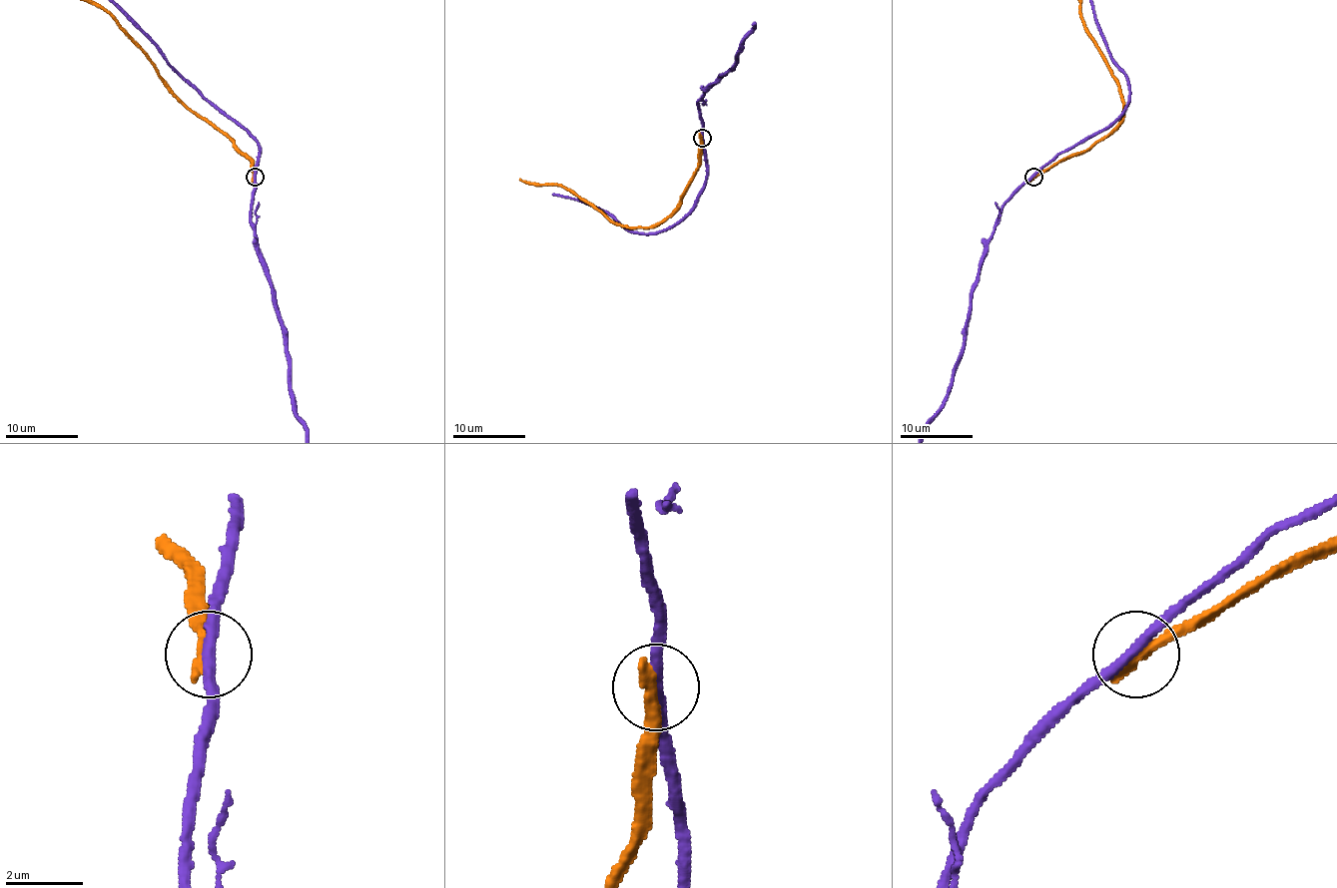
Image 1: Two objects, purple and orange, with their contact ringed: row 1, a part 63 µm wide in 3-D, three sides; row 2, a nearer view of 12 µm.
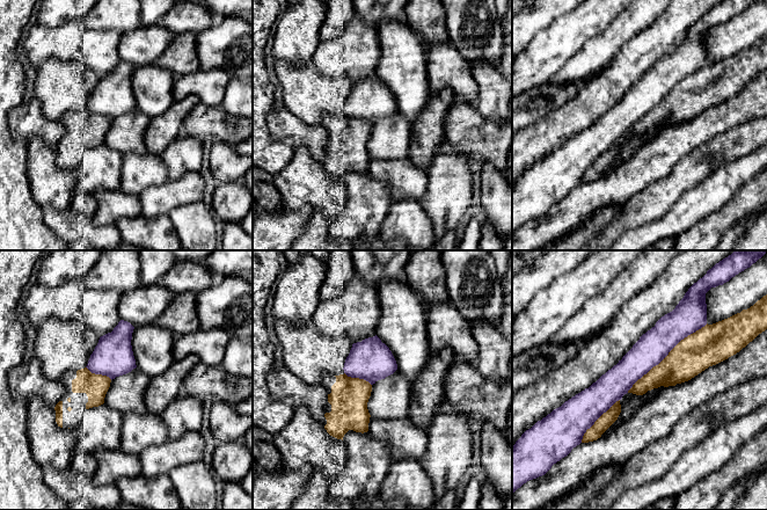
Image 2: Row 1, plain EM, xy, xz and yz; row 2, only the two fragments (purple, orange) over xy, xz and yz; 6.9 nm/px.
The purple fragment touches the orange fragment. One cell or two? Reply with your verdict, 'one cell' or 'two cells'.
two cells

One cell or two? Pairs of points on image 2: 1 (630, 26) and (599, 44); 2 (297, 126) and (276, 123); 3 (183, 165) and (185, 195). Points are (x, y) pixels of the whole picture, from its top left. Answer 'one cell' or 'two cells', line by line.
1: one cell
2: one cell
3: two cells

